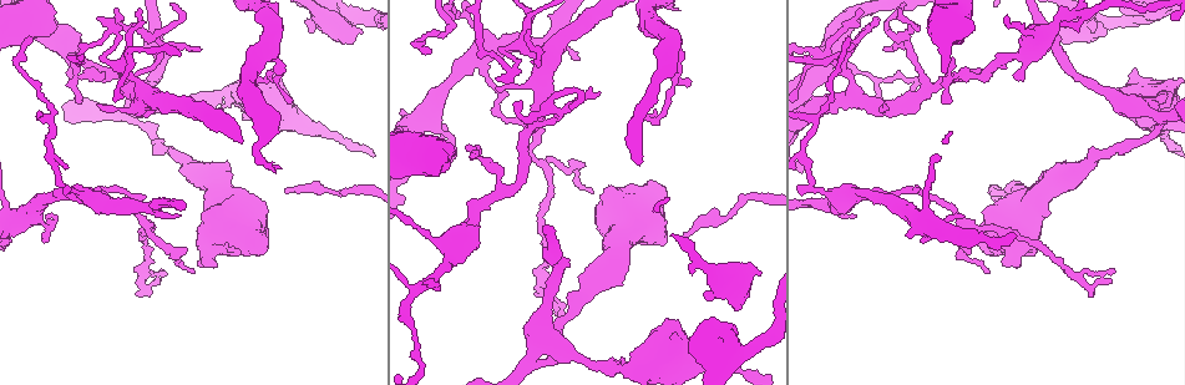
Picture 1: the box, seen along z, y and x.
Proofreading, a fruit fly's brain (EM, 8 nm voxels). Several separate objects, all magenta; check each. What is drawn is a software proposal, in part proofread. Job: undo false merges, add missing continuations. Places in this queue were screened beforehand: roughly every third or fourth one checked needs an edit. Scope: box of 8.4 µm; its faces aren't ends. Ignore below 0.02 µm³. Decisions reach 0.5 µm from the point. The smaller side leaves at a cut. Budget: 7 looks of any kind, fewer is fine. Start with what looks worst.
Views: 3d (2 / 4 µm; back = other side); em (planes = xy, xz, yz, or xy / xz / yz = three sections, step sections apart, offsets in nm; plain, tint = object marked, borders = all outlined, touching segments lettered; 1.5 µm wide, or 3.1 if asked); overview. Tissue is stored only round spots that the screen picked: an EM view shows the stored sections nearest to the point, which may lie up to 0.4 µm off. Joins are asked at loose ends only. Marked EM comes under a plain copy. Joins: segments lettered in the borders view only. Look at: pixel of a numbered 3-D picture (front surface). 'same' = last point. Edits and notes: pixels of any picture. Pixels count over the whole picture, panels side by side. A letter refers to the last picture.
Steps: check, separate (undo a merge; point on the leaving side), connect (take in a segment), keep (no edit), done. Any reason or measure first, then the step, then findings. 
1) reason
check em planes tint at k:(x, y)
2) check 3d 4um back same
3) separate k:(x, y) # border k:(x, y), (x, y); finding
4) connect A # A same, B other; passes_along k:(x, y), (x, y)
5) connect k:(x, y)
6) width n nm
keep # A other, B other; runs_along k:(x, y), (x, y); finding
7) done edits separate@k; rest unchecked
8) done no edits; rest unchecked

small branch off a trunk
check em planes tint at 1:(478, 62)

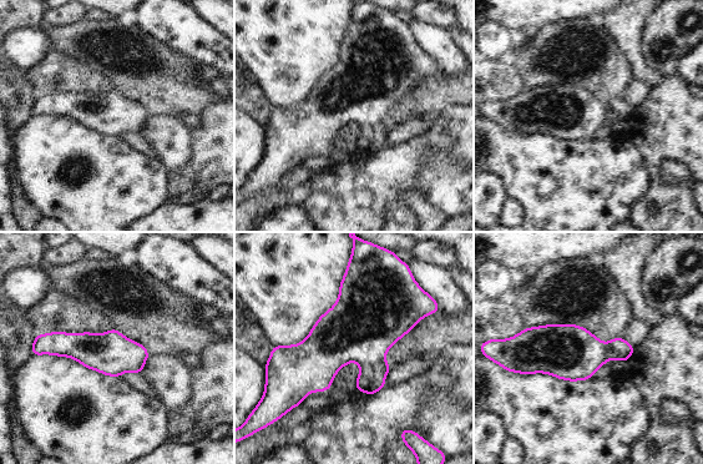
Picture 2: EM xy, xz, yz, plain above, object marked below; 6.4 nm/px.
check em planes borders same

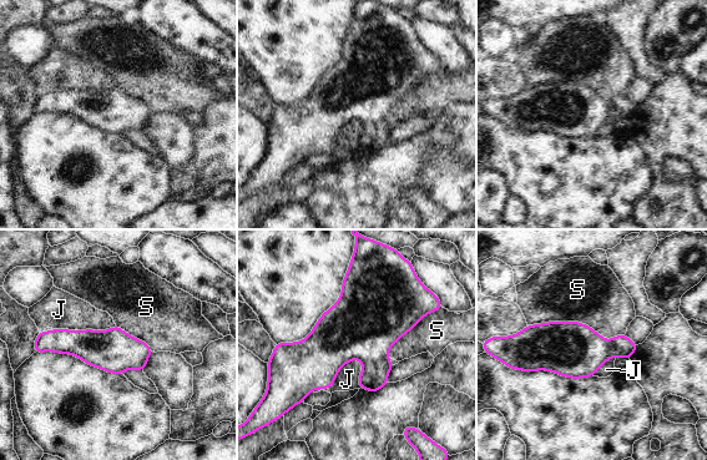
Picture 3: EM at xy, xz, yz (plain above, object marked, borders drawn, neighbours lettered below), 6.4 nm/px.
keep # J other, S other; continuous, no second neuron

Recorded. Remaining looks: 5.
check em planes borders at 1:(558, 315)

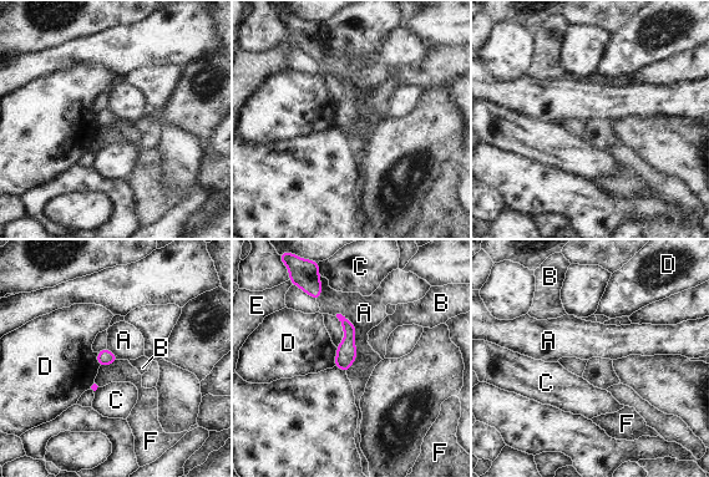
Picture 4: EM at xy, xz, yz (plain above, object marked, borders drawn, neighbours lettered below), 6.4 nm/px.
longest_contact A 400 nm
keep # A other, B other, C other, D other, E other, F other; border 4:(337, 348), (337, 358), (333, 365); none of them fits

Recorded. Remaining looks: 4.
branch stops here
check em xy step 8 borders at 1:(1021, 79)

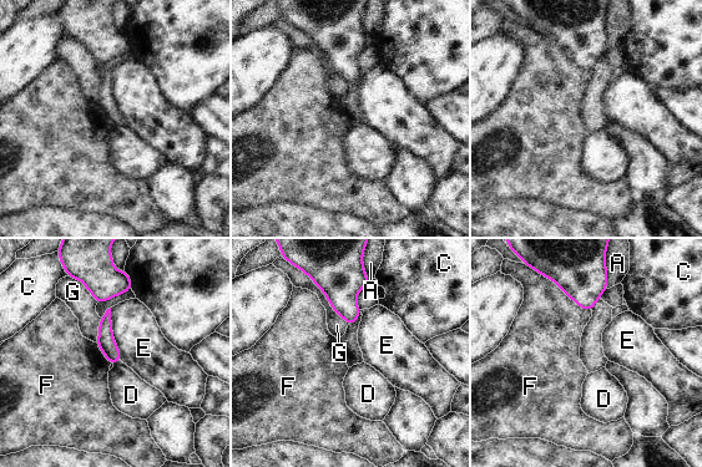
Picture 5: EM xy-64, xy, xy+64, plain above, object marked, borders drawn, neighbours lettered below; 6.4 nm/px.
another direction
check em planes borders same

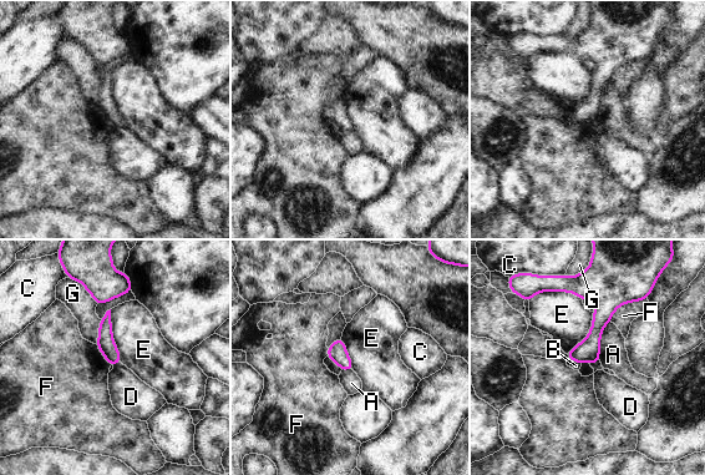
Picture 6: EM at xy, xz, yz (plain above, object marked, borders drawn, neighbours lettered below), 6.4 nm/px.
keep # A other, B other, C other, D other, E other, F other, G other; border 6:(647, 297), (624, 302), (609, 321); no lettered segment goes on from it

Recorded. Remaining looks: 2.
done no edits; rest unchecked

